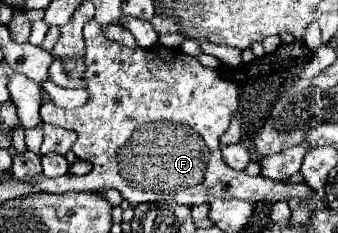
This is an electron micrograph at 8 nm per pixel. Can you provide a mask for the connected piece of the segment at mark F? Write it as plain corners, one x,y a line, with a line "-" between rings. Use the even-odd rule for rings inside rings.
90,20
84,28
86,40
86,74
84,80
88,82
90,102
76,110
60,110
48,100
42,110
42,122
56,124
62,128
70,128
78,134
74,150
78,158
92,162
92,170
86,176
64,174
56,178
46,178
44,174
24,176
22,182
32,182
34,192
50,192
50,194
64,194
64,192
106,192
110,188
122,192
122,196
132,204
138,206
140,202
156,202
156,200
176,200
178,204
196,206
196,204
210,204
216,198
222,200
248,200
252,204
276,204
276,202
290,202
298,198
302,202
320,200
314,190
308,190
304,182
290,184
284,180
268,180
262,176
248,176
244,170
232,170
220,154
220,136
226,132
232,114
238,110
238,86
232,80
224,80
218,70
206,68
198,62
198,58
184,54
180,48
128,48
120,42
108,40
102,34
102,26

